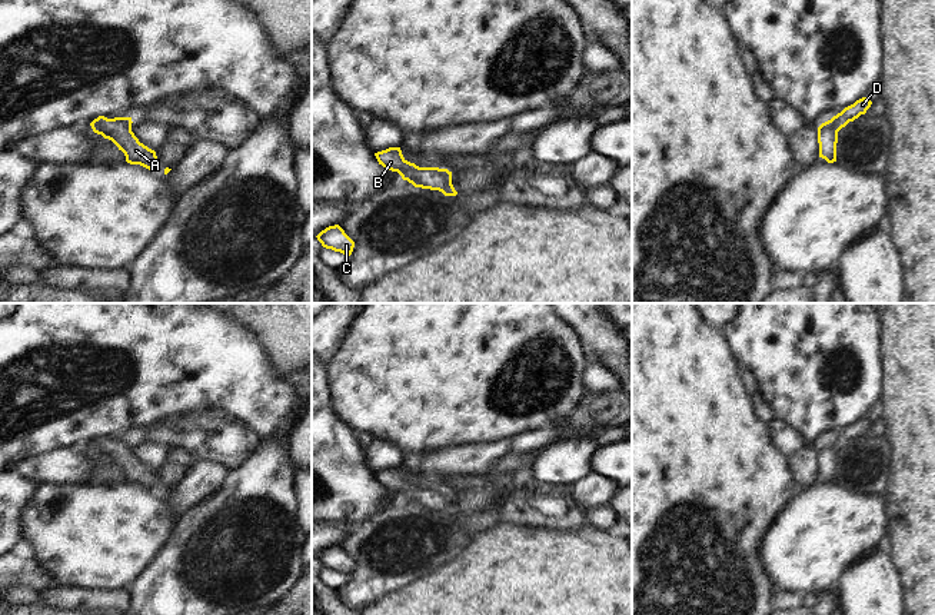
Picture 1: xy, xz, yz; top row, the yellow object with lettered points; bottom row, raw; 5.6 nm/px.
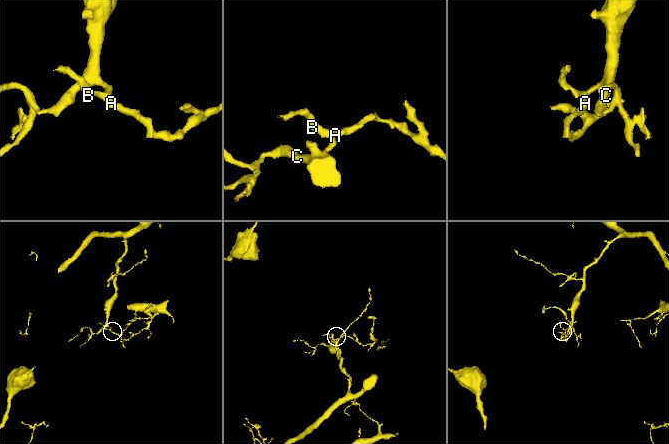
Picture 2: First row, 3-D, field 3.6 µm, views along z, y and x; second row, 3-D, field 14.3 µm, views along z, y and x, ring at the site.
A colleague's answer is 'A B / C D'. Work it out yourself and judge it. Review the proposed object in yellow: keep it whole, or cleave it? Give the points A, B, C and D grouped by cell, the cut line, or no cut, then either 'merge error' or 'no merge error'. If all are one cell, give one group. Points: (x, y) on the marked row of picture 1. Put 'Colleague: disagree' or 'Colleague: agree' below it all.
groups A B / C D; cut xz (451, 182), (439, 190); merge error
Colleague: agree

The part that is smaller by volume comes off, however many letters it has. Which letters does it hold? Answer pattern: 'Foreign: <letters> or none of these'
Foreign: A, B

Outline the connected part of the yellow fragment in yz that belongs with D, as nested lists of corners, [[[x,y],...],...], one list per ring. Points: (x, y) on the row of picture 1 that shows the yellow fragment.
[[[866,97],[856,100],[854,104],[845,107],[841,113],[831,119],[832,126],[836,132],[845,127],[849,122],[854,122],[861,114],[865,114],[871,107],[872,102]]]

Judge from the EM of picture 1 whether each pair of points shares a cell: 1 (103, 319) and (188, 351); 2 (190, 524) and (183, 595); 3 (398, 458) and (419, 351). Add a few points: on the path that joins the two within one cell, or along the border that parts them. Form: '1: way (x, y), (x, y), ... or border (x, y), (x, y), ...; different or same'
1: way (125, 341), (152, 351), (166, 351); same
2: way (190, 541), (190, 578); same
3: border (375, 436), (393, 442), (409, 461); different

